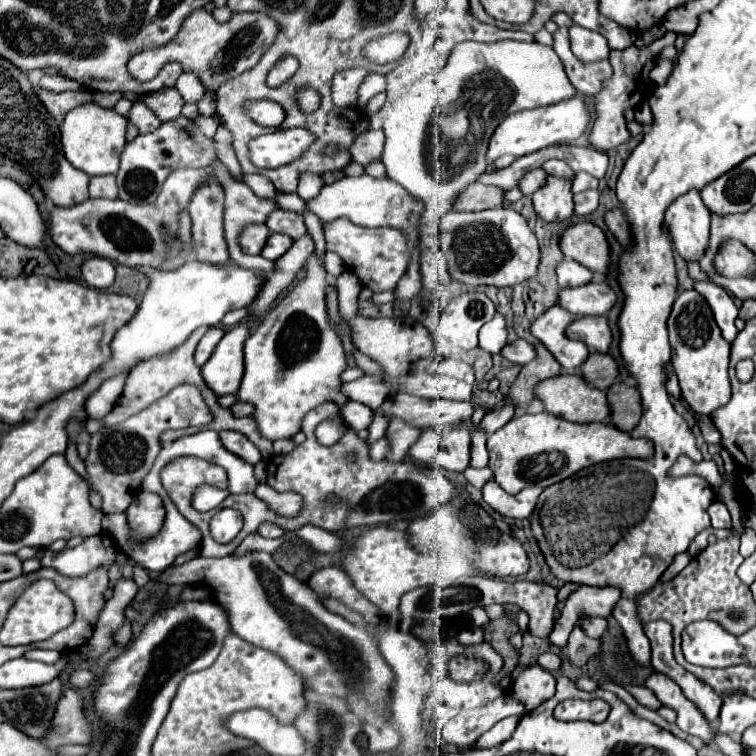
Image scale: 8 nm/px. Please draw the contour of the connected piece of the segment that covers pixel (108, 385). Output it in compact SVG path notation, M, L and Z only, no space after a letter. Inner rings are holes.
M131 370L119 374L119 376L113 376L113 378L107 378L99 390L95 390L87 402L85 402L85 412L87 412L87 418L97 418L101 420L117 402L117 394L123 392L123 386L125 386L125 380L129 376Z

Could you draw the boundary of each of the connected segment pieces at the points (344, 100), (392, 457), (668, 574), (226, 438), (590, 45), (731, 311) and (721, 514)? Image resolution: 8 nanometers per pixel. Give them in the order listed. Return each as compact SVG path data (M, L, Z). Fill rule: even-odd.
M353 68L353 70L341 70L333 78L333 104L339 108L353 108L357 102L357 88L363 82L363 78L369 72L363 68Z
M391 420L389 428L385 432L385 438L389 440L389 452L385 456L387 462L399 462L407 456L407 450L411 448L411 444L419 438L417 428L407 428L403 424L403 420Z
M687 552L681 553L679 556L675 556L673 564L671 564L671 566L665 570L665 574L661 576L661 580L671 580L671 578L673 578L673 576L675 576L675 574L677 574L681 568L685 568L690 561L691 556Z
M223 430L223 432L219 432L219 436L221 436L223 446L225 446L229 452L237 454L239 458L243 458L245 462L257 464L257 462L261 460L261 454L259 454L259 450L255 448L255 444L253 444L247 436L243 436L241 432Z
M573 24L569 28L569 36L571 36L571 52L579 60L597 62L597 60L605 60L609 56L607 40L599 32L585 30L585 28Z
M695 282L695 290L699 294L705 296L705 300L709 302L715 322L723 332L723 338L727 342L731 342L737 336L737 328L735 328L735 318L739 314L737 306L733 304L733 298L727 294L727 290L723 290L717 284L705 284L705 282Z
M715 500L709 508L707 508L707 514L709 514L709 518L711 518L711 526L713 528L727 528L727 524L731 524L731 516L729 516L729 510L727 510L727 506L723 504L723 502L719 502L719 500Z

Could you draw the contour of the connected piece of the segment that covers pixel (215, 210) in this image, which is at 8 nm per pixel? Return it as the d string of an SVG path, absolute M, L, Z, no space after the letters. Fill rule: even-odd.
M213 178L201 184L191 202L189 214L193 220L193 238L197 248L197 260L213 264L229 262L227 242L223 236L223 188Z

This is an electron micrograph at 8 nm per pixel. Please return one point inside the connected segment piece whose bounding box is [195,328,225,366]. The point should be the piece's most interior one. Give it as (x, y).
(205, 348)

